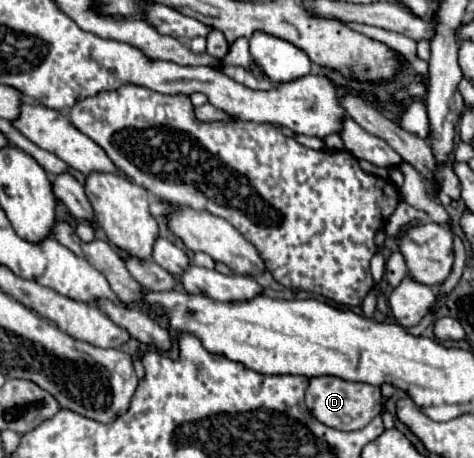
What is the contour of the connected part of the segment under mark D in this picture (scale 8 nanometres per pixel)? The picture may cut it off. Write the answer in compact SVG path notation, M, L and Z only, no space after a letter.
M311 377L309 387L305 391L305 403L315 419L339 431L363 429L373 417L377 417L383 411L383 399L379 387L343 381L339 377Z

